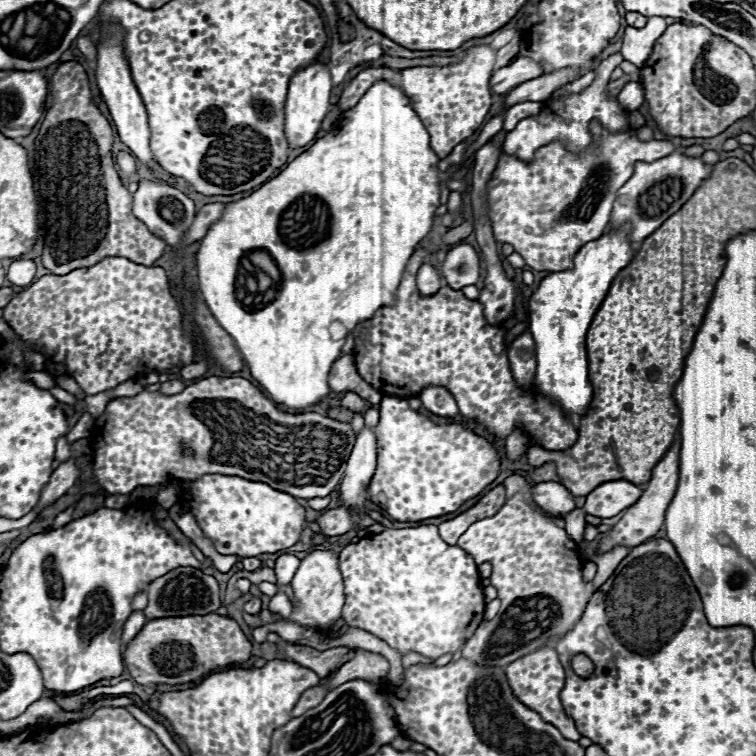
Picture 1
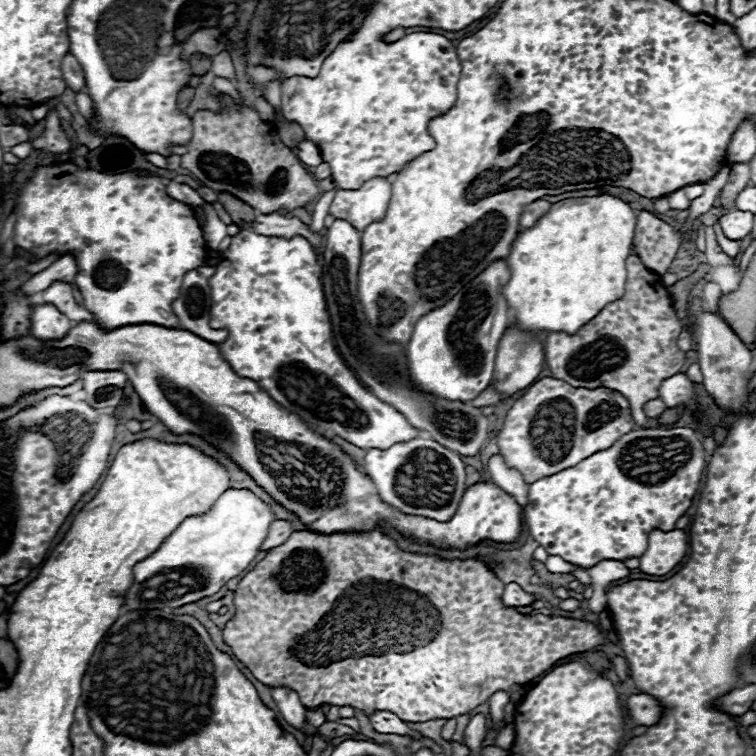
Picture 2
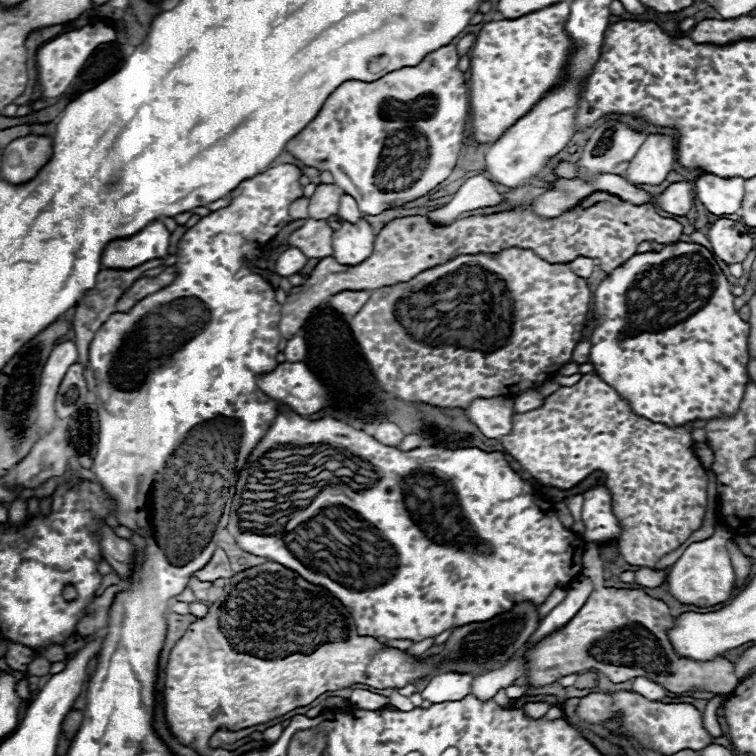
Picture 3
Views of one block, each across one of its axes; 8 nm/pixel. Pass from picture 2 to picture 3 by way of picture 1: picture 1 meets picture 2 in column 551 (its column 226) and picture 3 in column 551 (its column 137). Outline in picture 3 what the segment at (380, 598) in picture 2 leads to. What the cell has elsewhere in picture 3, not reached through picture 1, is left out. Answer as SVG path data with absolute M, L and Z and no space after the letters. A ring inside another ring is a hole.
M598 588L564 628L544 638L528 654L530 684L544 686L574 672L598 670L612 682L646 676L674 694L684 694L686 690L710 690L714 694L732 692L738 684L732 662L726 658L716 658L712 662L680 658L666 636L672 624L674 618L668 606L648 596L644 590Z

